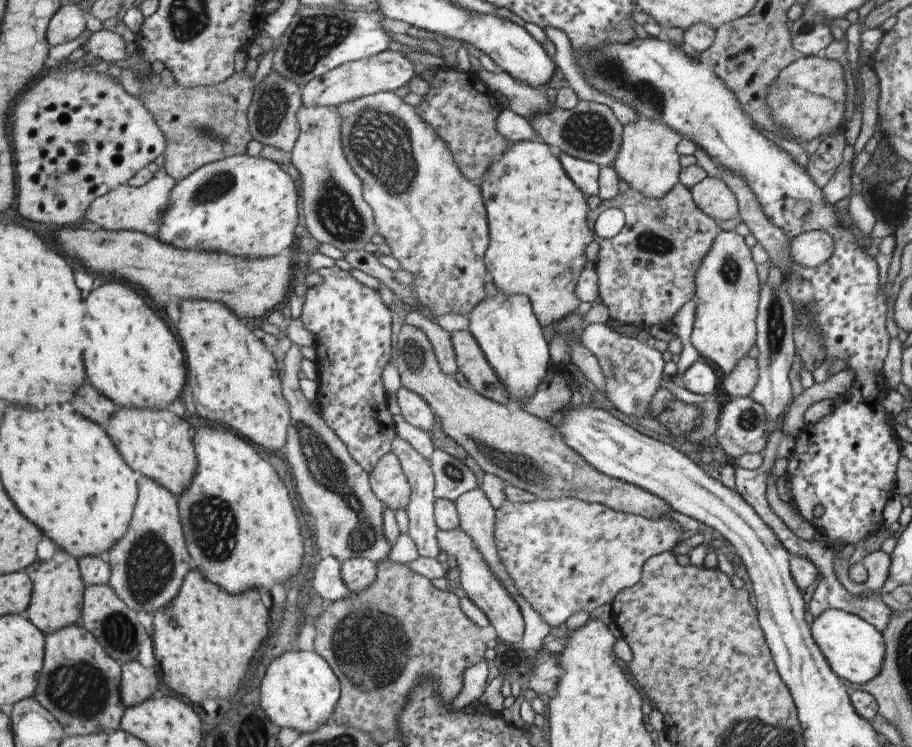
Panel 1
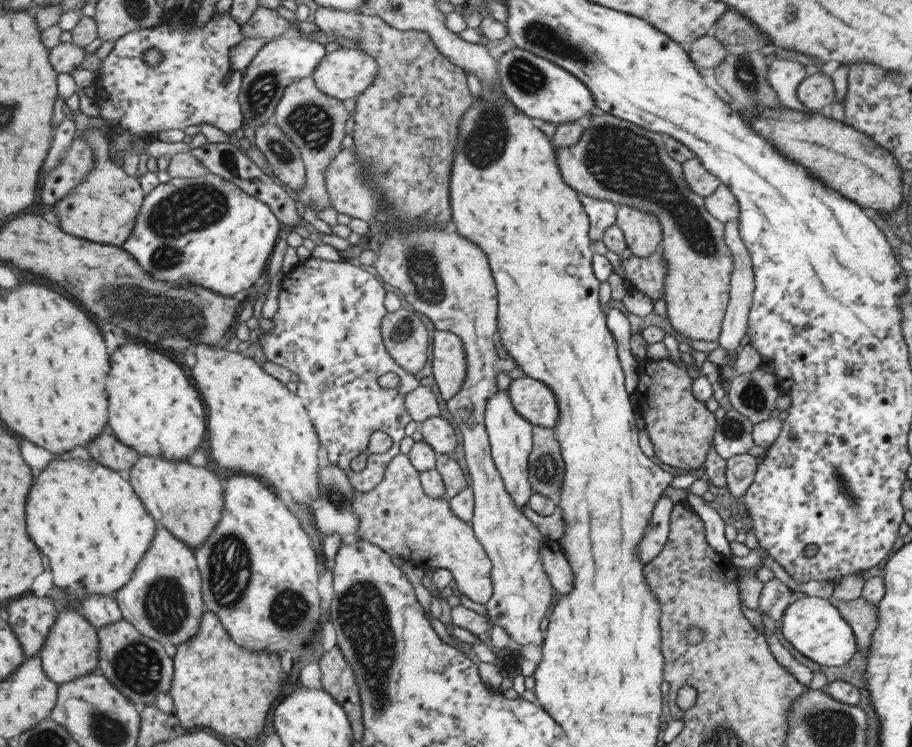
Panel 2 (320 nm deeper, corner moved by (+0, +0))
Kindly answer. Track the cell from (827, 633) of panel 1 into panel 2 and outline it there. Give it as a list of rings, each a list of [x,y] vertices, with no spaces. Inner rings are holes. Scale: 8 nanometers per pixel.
[[[804,597],[791,602],[781,617],[781,634],[799,654],[819,666],[841,666],[856,651],[855,637],[851,627],[843,620],[836,606],[829,600],[818,597]]]

